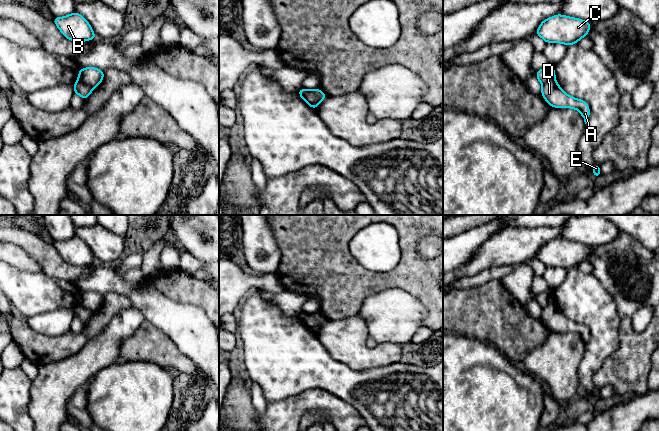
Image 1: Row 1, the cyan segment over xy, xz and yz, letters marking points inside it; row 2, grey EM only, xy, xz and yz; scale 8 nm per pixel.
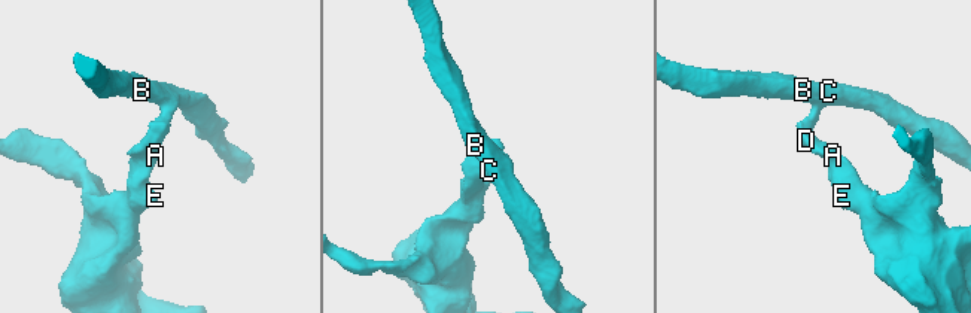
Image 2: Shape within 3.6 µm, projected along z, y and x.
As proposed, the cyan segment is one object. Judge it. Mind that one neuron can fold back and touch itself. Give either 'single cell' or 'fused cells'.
fused cells

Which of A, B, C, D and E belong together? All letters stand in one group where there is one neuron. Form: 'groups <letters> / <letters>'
groups A D E / B C

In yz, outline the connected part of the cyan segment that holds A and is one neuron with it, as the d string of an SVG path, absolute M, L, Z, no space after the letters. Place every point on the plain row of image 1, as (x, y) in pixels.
M548 305L543 308L541 318L547 328L551 331L572 332L578 334L583 341L585 348L587 347L590 340L590 332L587 326L576 323L565 317L556 305Z

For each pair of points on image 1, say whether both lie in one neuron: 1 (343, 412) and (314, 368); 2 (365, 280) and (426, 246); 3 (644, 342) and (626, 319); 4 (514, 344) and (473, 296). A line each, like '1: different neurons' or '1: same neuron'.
1: different neurons
2: different neurons
3: same neuron
4: same neuron

